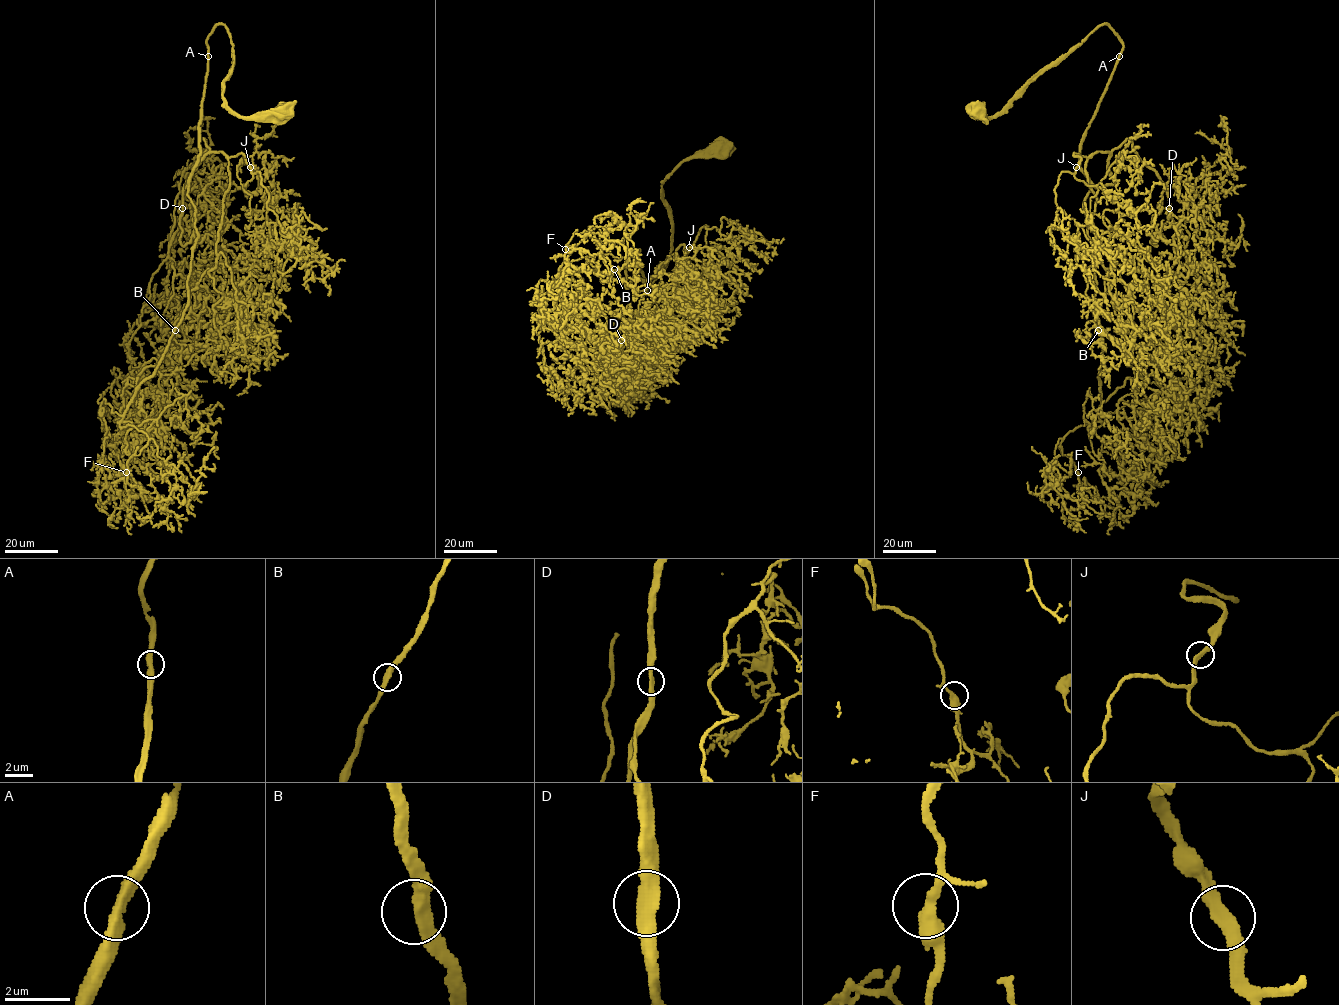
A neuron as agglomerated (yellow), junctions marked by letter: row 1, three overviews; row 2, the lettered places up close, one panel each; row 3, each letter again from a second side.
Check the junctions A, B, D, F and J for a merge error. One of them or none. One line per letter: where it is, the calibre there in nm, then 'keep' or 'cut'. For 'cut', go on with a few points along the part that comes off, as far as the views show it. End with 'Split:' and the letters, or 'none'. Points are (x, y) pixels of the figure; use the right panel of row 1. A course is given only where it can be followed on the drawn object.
A: (1119, 56) | 320 nm | keep
B: (1098, 330) | 340 nm | keep
D: (1169, 208) | 360 nm | keep
F: (1078, 472) | 360 nm | keep
J: (1076, 167) | 340 nm | keep
Split: none

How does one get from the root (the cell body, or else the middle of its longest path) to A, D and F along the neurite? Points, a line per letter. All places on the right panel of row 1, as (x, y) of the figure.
A: (976, 111), (986, 117), (995, 117), (1043, 70), (1056, 65), (1103, 24), (1109, 26), (1123, 46), (1119, 56)
D: (976, 111), (995, 117), (1107, 24), (1123, 48), (1079, 166), (1117, 185), (1109, 155), (1129, 138), (1169, 208)
F: (976, 111), (995, 117), (1103, 24), (1123, 46), (1079, 155), (1103, 351), (1102, 424), (1060, 444), (1078, 472)

